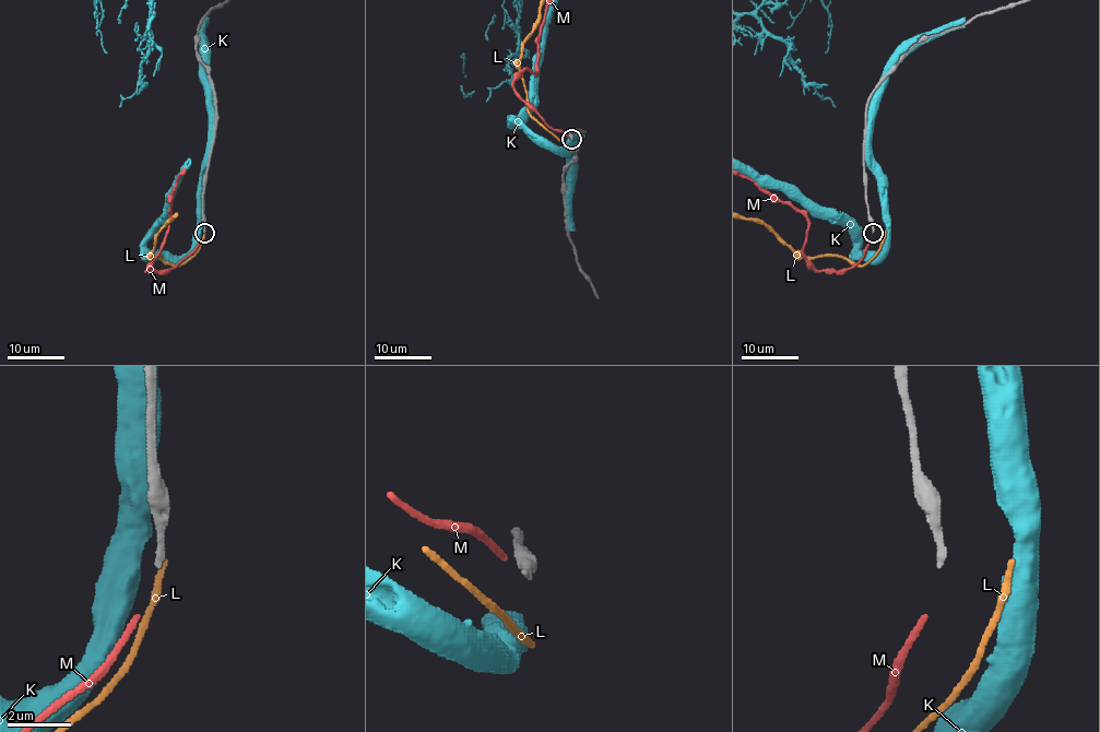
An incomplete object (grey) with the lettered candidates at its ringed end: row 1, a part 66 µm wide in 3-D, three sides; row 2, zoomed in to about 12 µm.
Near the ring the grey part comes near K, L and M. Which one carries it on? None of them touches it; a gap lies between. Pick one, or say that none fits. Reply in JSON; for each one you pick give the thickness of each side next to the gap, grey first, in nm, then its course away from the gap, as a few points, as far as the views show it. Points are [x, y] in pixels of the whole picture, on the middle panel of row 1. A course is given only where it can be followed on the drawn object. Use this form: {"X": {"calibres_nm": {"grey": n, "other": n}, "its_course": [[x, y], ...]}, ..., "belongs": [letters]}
{"M": {"calibres_nm": {"grey": 190, "other": 190}}, "belongs": ["M"]}

